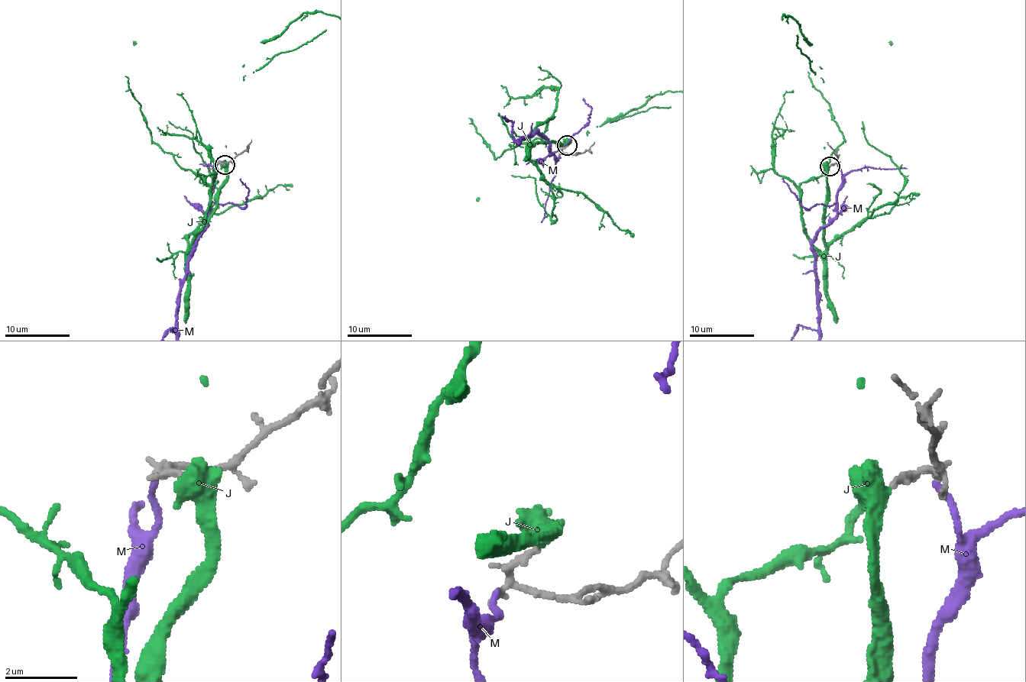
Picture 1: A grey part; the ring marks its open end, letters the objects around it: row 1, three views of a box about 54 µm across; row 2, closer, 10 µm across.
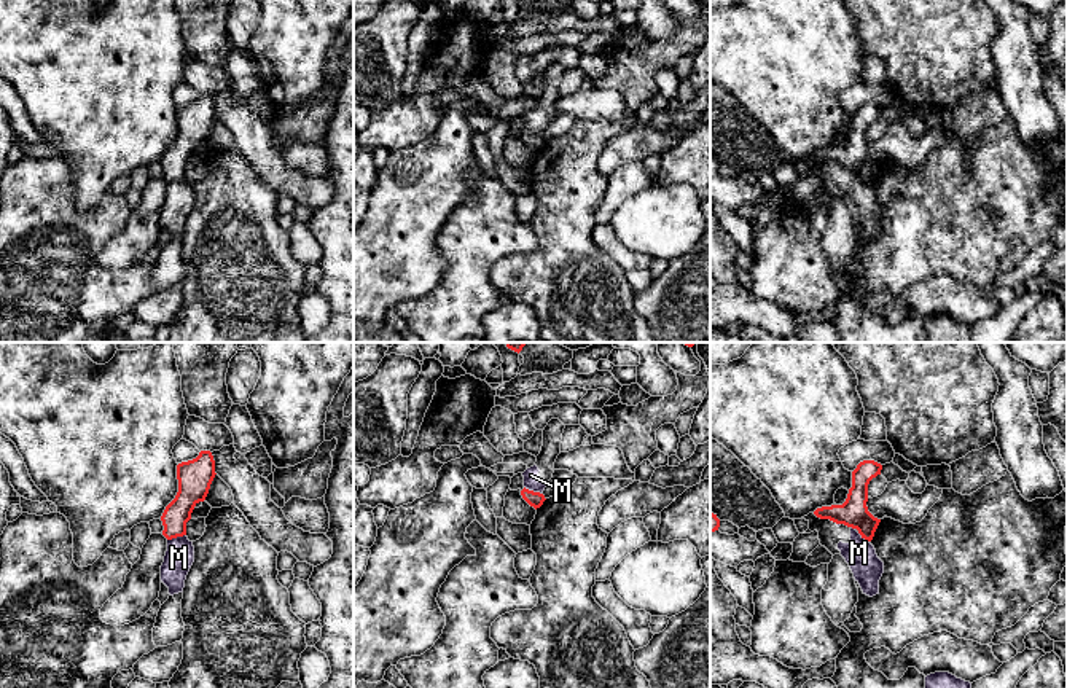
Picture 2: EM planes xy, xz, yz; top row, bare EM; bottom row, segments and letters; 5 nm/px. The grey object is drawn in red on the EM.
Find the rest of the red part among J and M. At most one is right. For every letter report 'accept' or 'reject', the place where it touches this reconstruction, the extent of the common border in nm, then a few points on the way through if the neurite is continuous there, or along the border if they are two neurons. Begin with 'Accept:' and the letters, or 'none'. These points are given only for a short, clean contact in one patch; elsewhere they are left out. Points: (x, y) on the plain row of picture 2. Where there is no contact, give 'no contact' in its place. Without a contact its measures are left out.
Accept: J
J: accept; no contact
M: reject; meets red in xy at (175, 180); contact 100 nm long; border along xy (185, 177), (168, 183)

